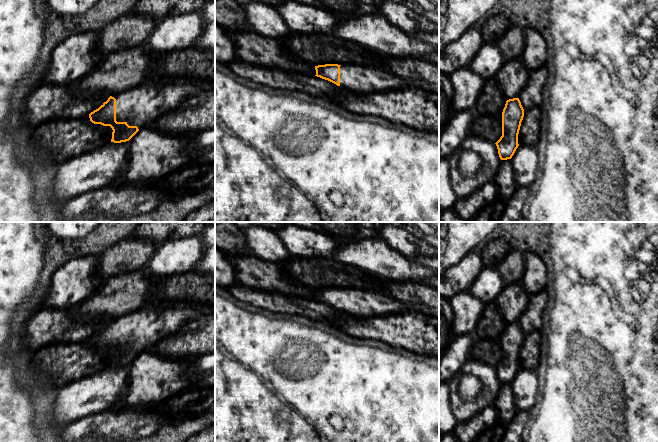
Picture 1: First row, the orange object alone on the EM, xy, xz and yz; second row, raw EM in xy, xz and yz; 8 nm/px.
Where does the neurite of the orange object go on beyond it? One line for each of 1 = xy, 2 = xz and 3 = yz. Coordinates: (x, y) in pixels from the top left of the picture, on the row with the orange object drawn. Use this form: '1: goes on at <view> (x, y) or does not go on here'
1: goes on at xy (140, 106)
2: goes on at xz (357, 78)
3: does not go on here

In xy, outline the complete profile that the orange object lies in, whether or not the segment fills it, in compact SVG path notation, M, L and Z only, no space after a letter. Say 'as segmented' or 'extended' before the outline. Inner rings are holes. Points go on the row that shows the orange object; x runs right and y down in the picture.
extended; M178 78L145 82L110 96L89 118L94 124L112 128L111 142L126 142L189 96L211 88L215 88L215 81L184 82Z

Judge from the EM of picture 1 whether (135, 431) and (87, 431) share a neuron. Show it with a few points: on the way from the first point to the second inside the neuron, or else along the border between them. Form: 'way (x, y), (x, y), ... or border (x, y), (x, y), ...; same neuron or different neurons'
way (123, 429), (99, 429); same neuron

